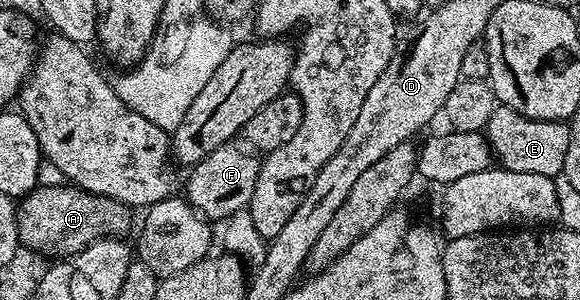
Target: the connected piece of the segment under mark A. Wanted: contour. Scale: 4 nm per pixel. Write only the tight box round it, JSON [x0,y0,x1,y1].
[16,185,133,256]

